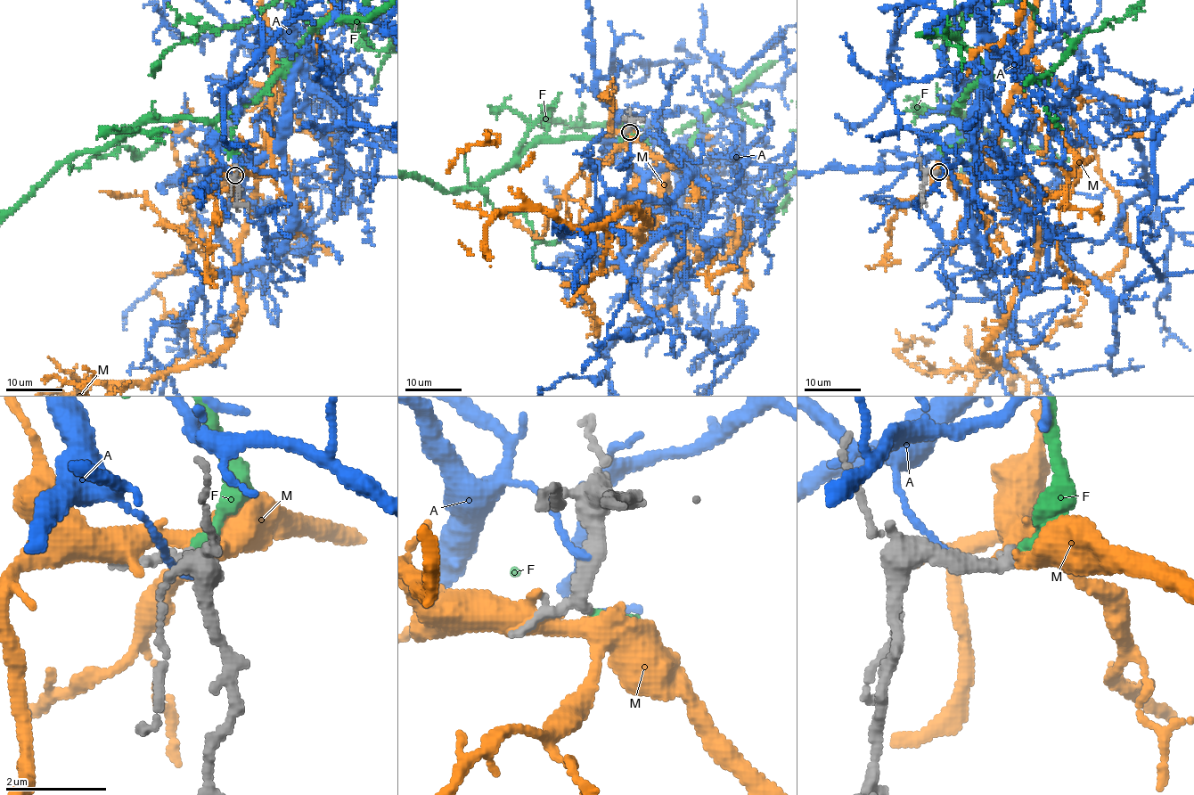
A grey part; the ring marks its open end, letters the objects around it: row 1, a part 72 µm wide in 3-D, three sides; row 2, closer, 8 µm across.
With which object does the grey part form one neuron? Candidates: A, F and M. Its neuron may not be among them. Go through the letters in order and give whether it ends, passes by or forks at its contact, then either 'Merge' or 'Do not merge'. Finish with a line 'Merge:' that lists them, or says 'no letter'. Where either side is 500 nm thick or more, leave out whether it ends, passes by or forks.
A: It ends there. Do not merge
F: It ends there. Merge
M: It forks there. Do not merge
Merge: F

